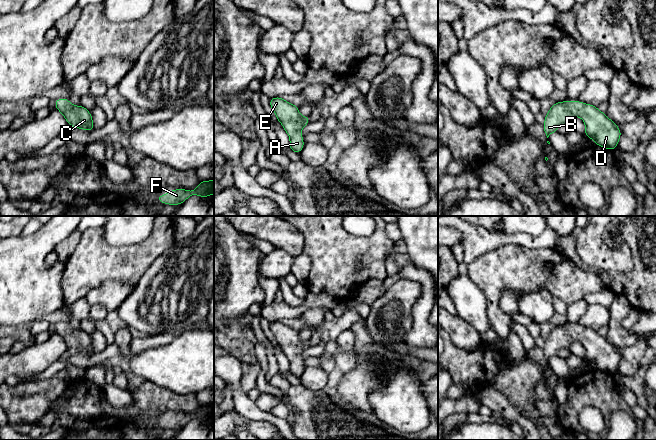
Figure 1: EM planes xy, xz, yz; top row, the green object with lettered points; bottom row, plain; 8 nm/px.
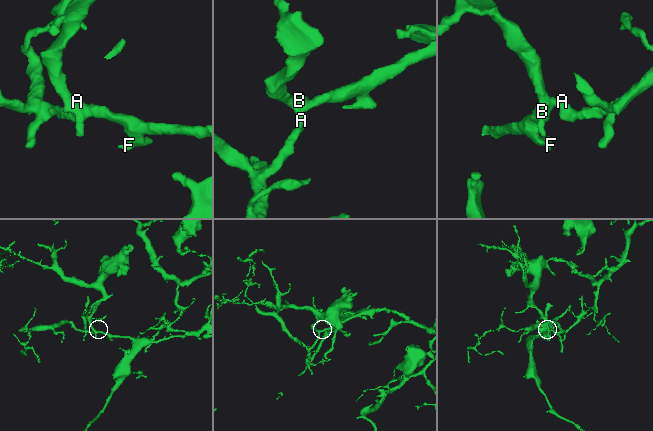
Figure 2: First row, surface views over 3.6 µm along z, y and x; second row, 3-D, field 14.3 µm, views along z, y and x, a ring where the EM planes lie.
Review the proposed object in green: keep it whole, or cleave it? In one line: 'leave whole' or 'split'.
leave whole

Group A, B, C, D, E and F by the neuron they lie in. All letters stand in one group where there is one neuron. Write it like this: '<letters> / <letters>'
A B C D E F

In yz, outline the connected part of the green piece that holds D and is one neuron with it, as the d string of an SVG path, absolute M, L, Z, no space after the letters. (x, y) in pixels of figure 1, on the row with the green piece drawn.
M557 101L551 107L546 114L543 126L547 138L551 133L557 132L559 126L569 124L575 116L584 120L585 135L593 139L598 146L610 150L617 147L621 131L616 123L597 107L579 101Z

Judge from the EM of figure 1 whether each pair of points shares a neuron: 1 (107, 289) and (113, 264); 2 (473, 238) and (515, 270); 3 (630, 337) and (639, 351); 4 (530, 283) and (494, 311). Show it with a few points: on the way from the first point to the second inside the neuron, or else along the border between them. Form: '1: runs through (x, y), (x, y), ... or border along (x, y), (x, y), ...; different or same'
1: border along (132, 286), (117, 280), (105, 280), (88, 291); different
2: border along (512, 243), (499, 246), (479, 255), (470, 263); different
3: border along (645, 338), (641, 337), (630, 346), (616, 347); different
4: runs through (517, 283), (505, 283), (494, 294), (494, 298); same

